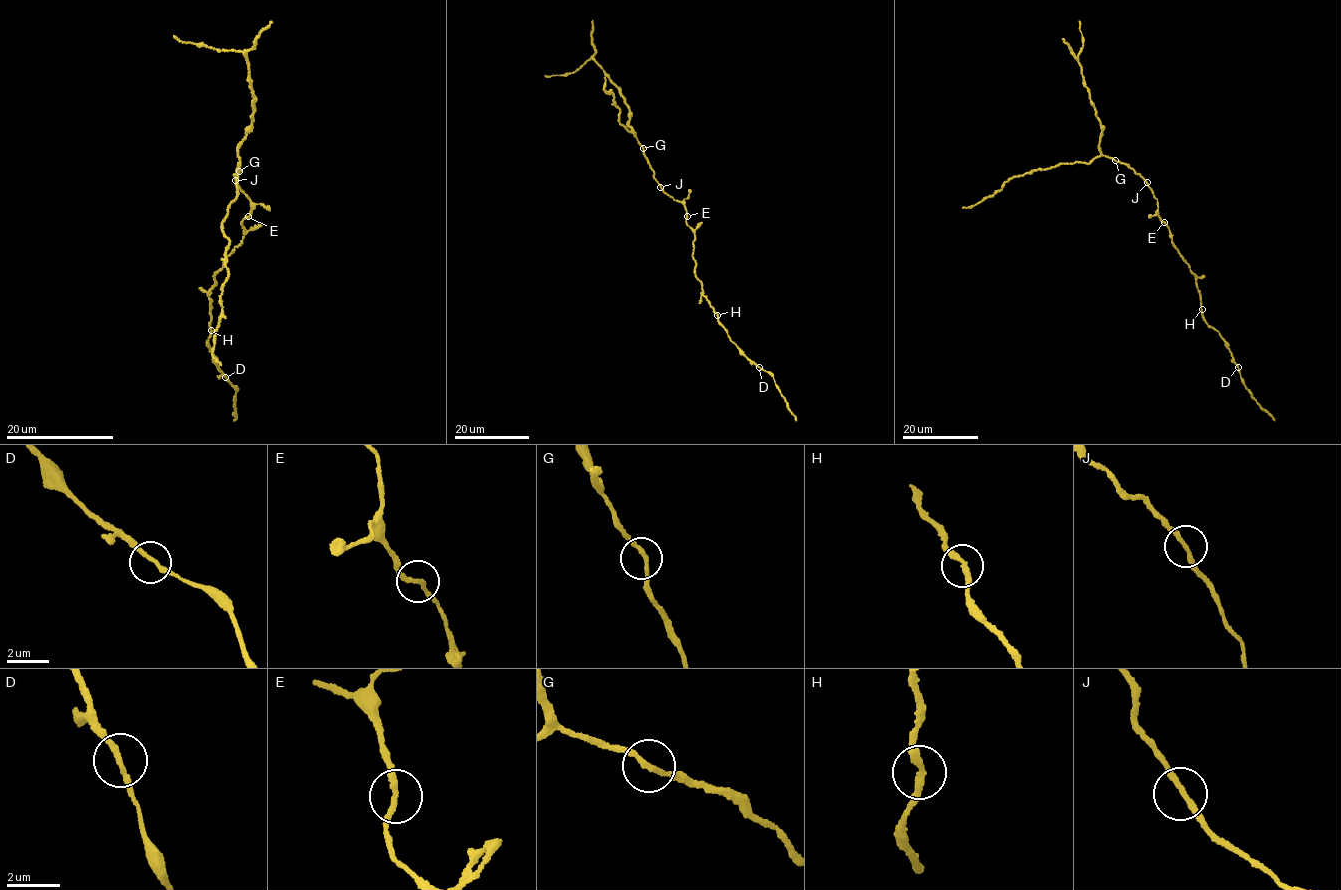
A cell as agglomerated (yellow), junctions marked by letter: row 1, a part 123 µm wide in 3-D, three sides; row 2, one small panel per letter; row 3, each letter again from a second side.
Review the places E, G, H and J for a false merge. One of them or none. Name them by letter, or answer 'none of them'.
none of them

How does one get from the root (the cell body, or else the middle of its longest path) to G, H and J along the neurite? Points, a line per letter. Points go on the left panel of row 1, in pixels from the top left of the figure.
G: (246, 218), (249, 216), (251, 200), (236, 184), (235, 175), (237, 170), (239, 171)
H: (246, 218), (242, 224), (242, 243), (225, 257), (223, 267), (214, 276), (215, 285), (208, 295), (211, 331)
J: (246, 218), (249, 216), (251, 200), (235, 180)

